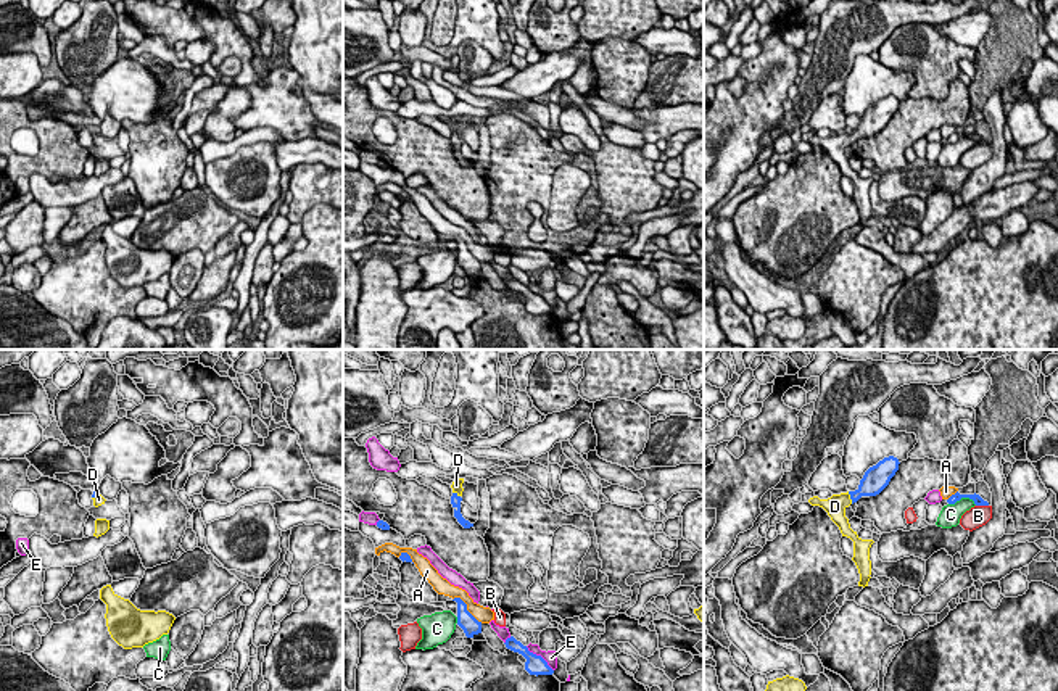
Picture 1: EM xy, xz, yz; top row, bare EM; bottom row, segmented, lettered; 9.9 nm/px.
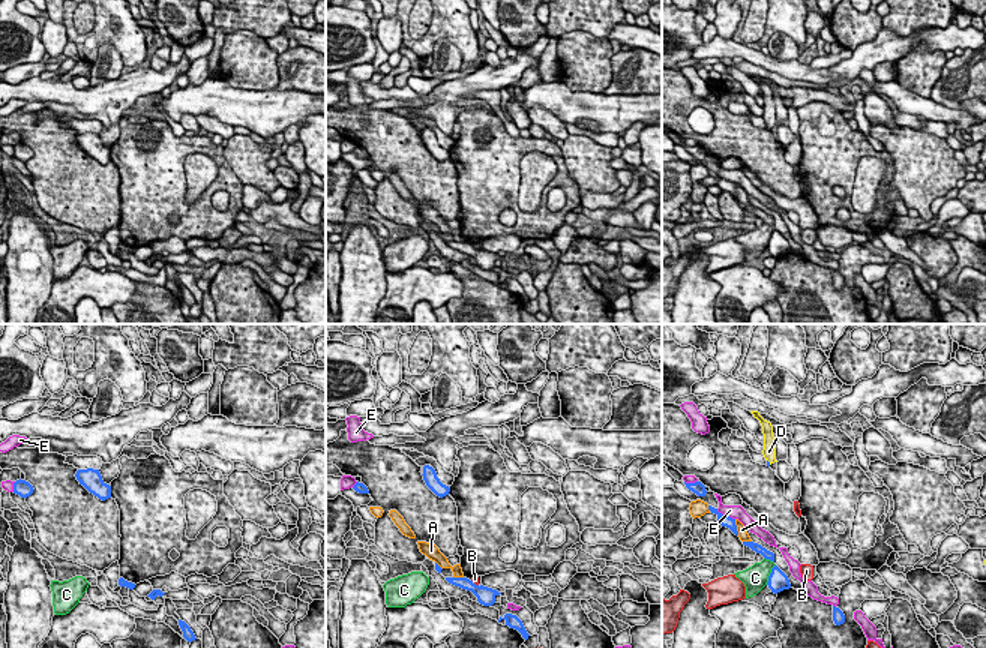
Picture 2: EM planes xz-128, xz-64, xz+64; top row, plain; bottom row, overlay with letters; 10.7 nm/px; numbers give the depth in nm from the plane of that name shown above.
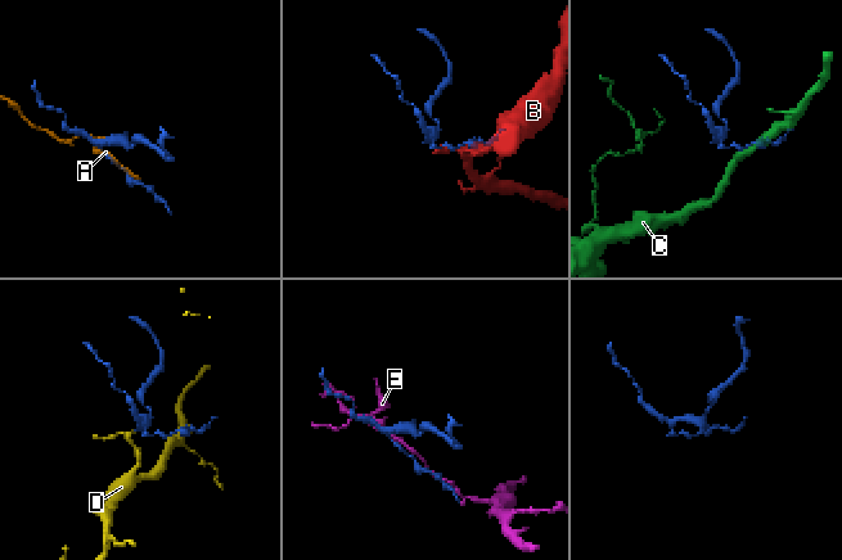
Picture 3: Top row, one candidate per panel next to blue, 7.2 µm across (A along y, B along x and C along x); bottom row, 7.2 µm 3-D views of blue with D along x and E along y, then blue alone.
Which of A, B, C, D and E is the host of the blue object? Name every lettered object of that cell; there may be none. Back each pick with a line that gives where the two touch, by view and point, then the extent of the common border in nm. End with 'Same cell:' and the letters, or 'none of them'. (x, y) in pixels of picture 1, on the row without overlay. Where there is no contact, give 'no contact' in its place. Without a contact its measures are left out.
D: meets blue in yz at (851, 137); contact 140 nm long
Same cell: D

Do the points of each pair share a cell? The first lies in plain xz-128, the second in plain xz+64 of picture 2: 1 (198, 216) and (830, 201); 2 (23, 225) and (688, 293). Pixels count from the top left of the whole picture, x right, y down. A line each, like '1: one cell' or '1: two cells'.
1: one cell
2: one cell

